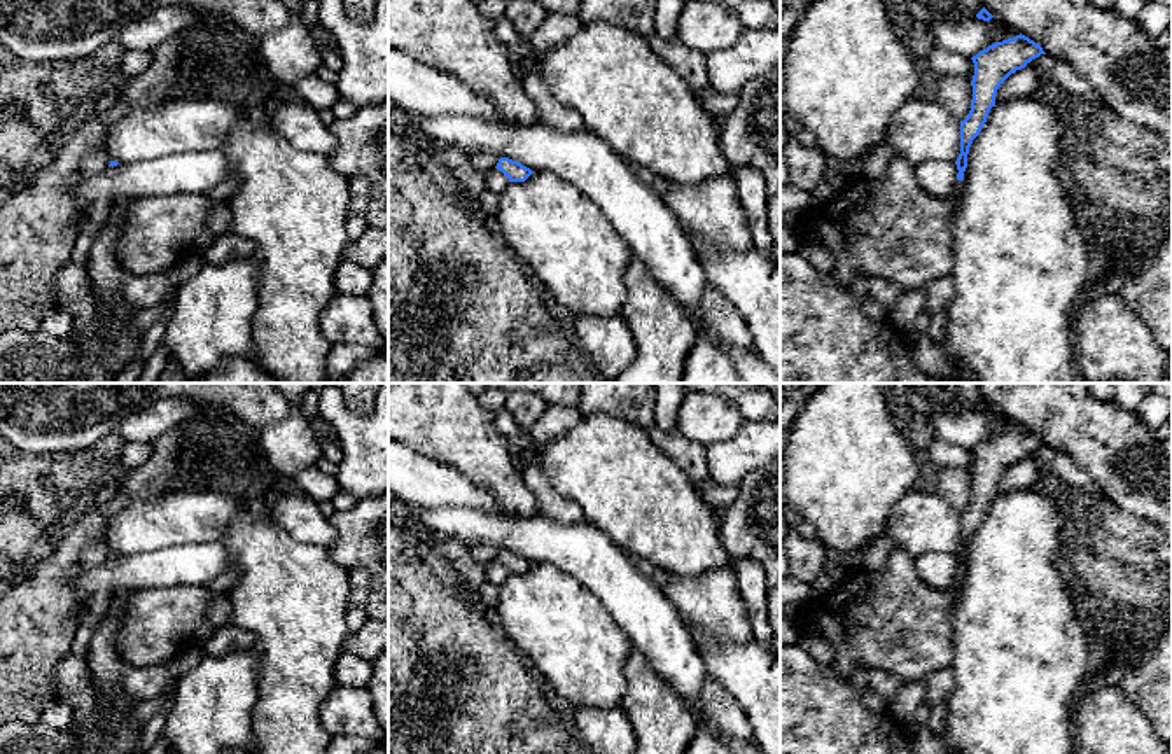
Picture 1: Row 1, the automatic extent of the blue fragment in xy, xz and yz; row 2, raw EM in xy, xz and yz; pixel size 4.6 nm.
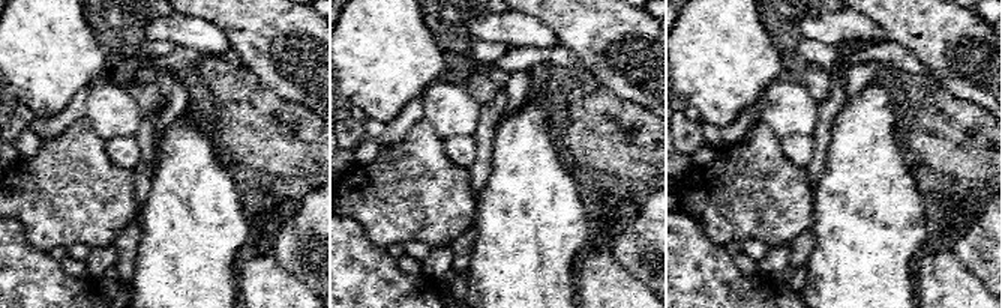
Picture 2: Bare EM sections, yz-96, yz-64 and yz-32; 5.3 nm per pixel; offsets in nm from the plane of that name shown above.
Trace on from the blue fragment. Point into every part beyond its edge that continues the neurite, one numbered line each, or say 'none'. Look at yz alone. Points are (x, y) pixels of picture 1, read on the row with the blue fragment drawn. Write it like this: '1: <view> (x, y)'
1: yz (955, 196)

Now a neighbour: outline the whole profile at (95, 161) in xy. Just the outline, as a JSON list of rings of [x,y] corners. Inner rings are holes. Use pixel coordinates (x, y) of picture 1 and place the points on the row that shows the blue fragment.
[[[103,149],[87,152],[80,163],[79,170],[82,173],[93,175],[103,171],[110,164],[110,157]]]

